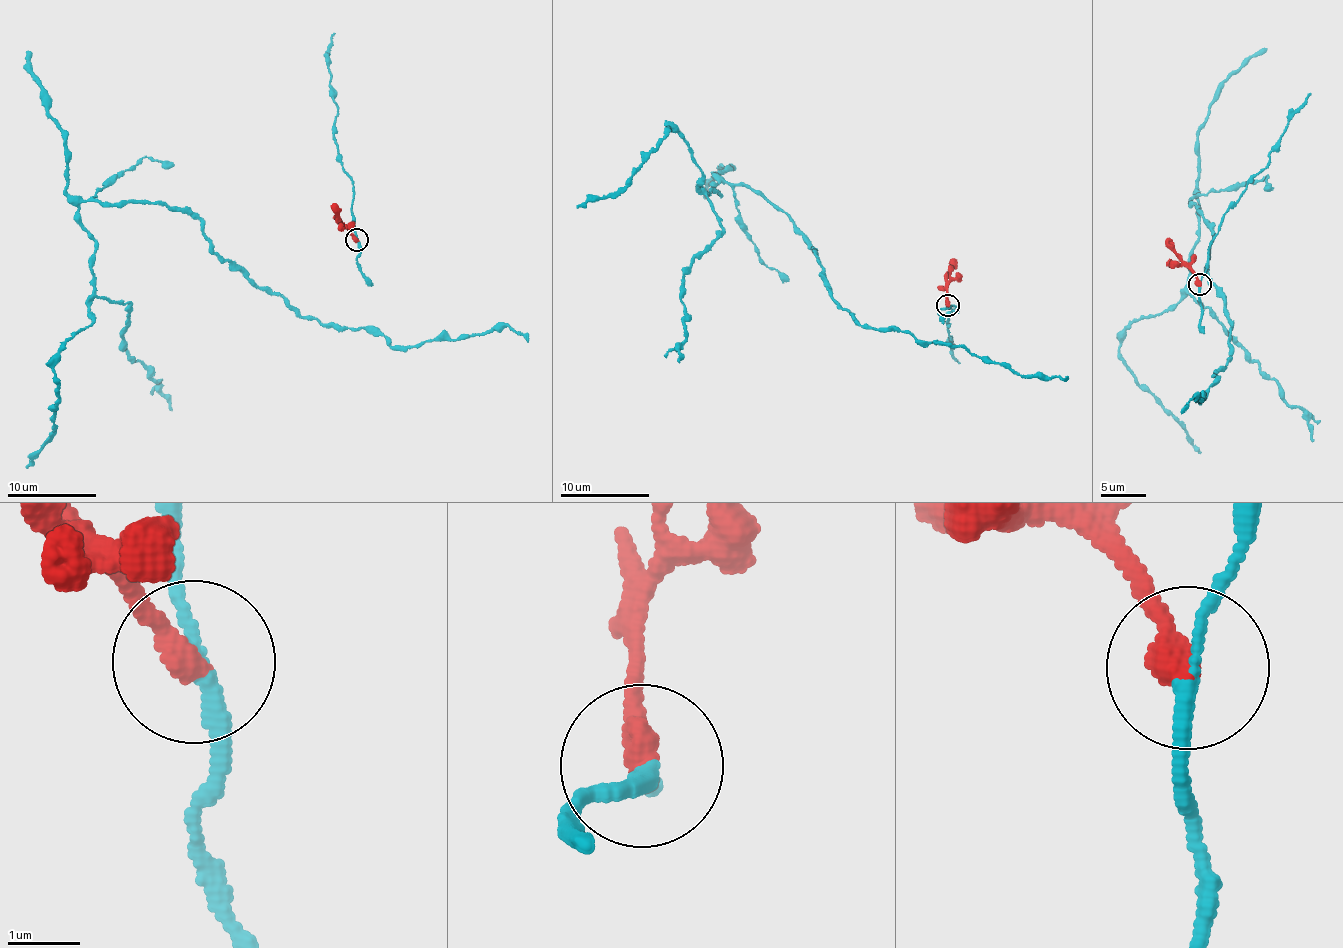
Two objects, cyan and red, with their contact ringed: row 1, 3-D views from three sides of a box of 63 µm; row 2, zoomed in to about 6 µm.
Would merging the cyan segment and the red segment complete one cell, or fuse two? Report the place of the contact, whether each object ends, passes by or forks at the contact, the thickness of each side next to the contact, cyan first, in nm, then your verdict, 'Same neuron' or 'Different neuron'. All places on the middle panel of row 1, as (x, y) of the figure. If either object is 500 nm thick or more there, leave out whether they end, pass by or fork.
Place: (947, 305). At the ring cyan passes by. At the ring red ends. Thickness 180 nm (cyan) against 400 nm. Different neuron

